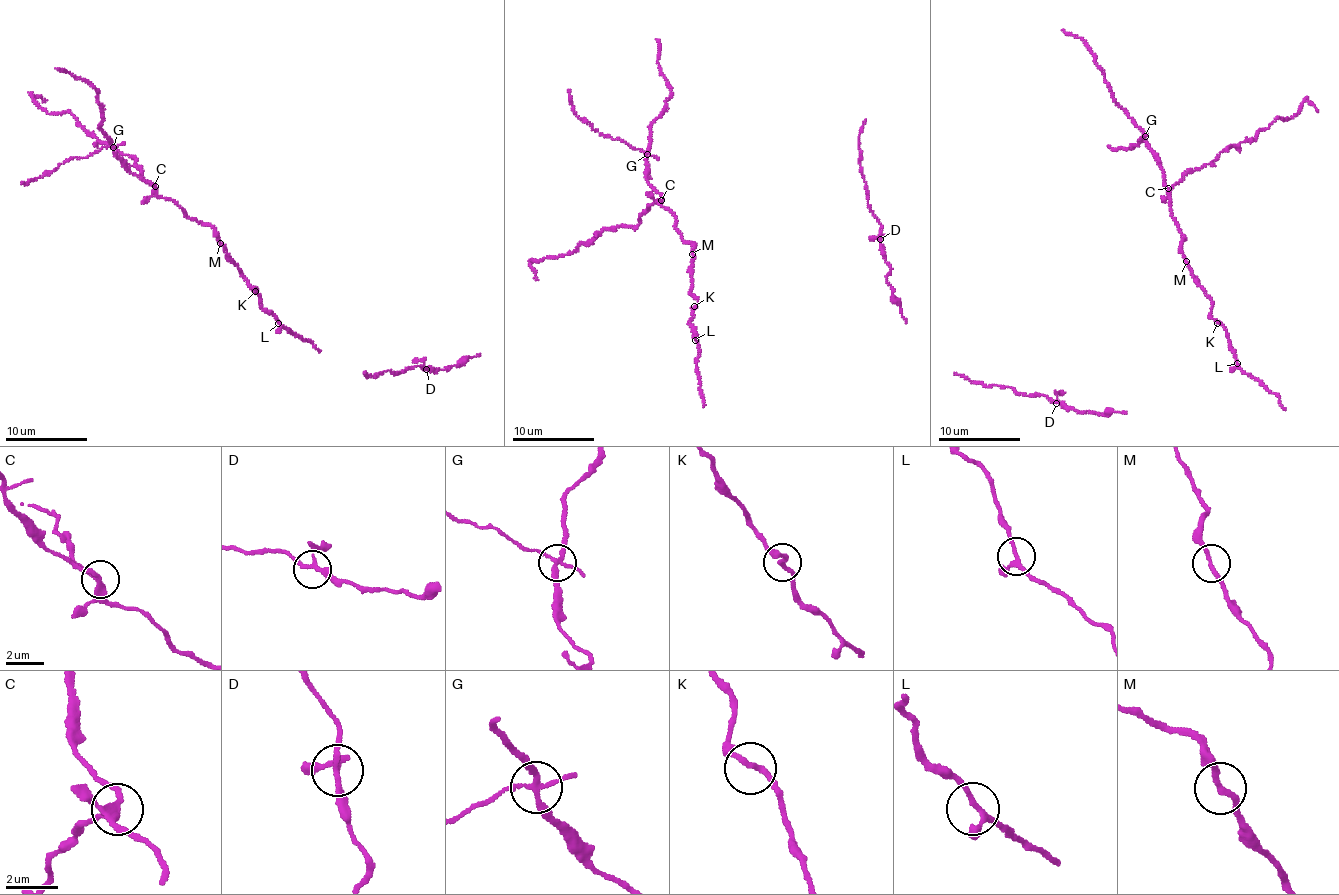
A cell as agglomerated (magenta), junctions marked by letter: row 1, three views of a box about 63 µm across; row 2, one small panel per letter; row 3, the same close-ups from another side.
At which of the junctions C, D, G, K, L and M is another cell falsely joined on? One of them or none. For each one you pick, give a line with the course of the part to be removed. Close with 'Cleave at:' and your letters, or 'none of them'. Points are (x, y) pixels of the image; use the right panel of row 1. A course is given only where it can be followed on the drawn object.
G: Course of the part to remove: (1144, 135), (1134, 147), (1108, 145)
Cleave at: G

